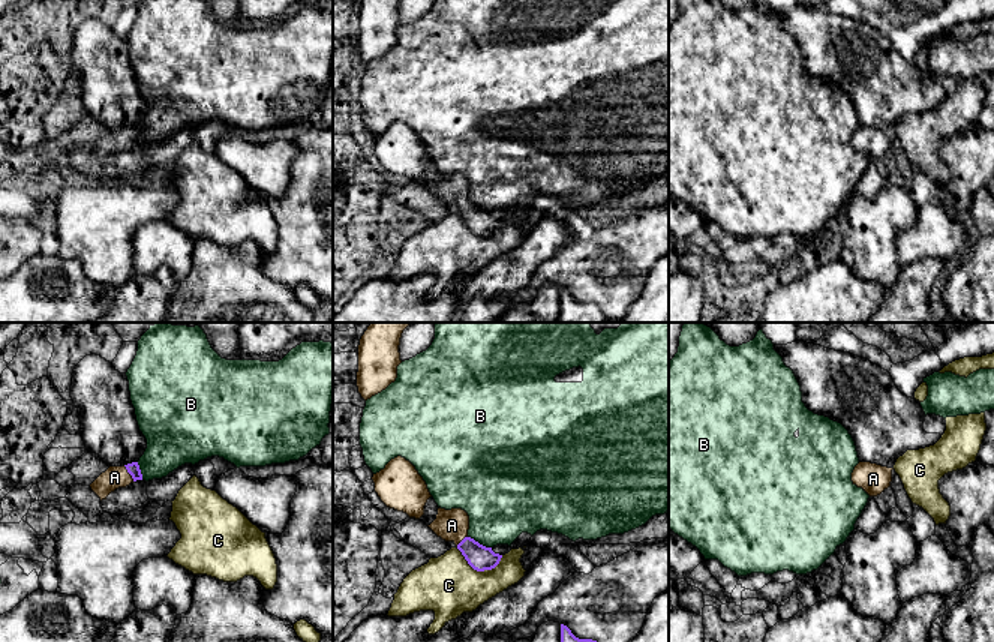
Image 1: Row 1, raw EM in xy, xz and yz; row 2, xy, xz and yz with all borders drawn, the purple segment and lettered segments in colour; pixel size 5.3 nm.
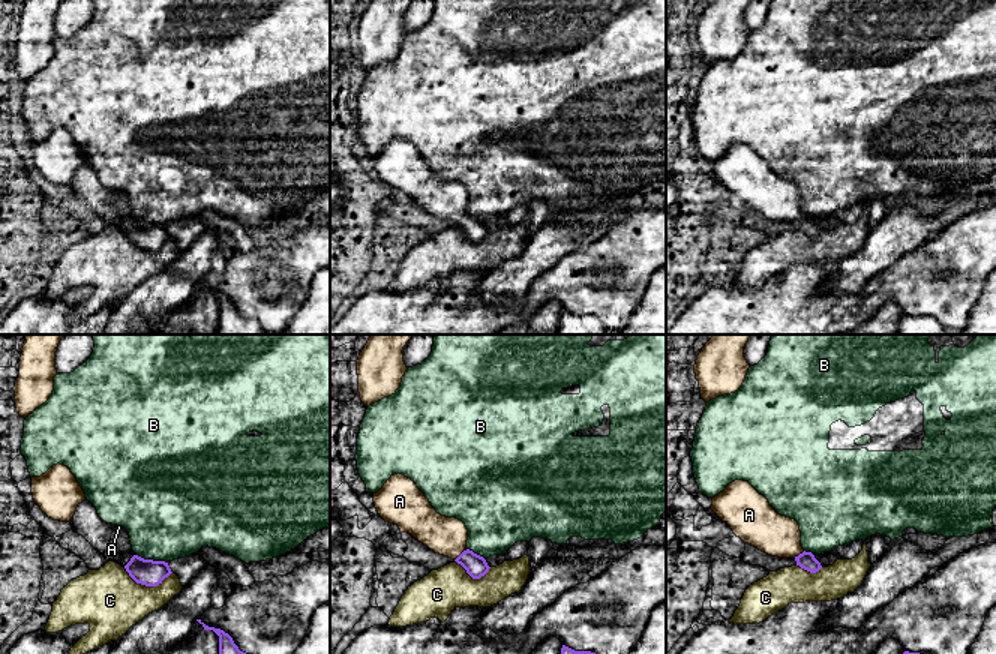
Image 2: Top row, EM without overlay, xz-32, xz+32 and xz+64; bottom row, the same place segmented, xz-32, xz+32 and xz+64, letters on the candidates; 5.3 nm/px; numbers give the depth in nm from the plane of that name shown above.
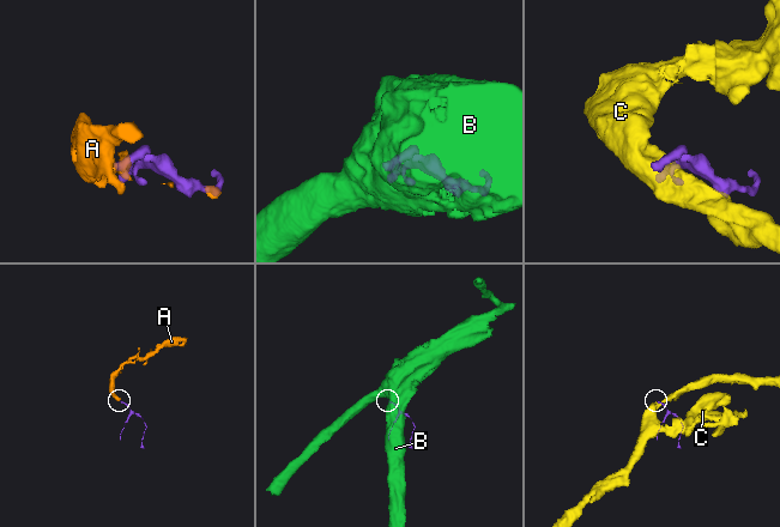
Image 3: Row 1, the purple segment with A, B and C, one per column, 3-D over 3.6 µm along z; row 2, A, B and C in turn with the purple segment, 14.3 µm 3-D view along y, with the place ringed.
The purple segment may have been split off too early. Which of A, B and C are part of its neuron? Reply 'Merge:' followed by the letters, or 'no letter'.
Merge: A

